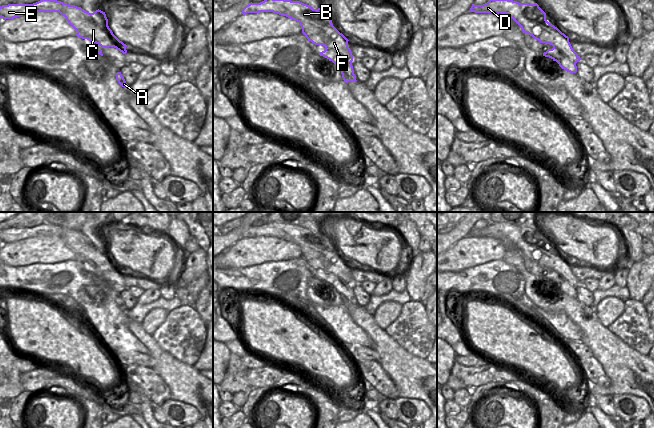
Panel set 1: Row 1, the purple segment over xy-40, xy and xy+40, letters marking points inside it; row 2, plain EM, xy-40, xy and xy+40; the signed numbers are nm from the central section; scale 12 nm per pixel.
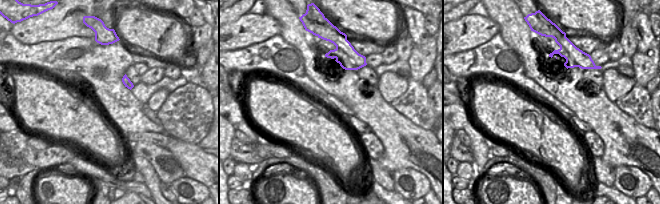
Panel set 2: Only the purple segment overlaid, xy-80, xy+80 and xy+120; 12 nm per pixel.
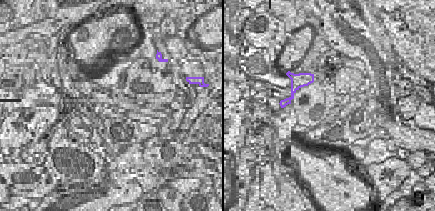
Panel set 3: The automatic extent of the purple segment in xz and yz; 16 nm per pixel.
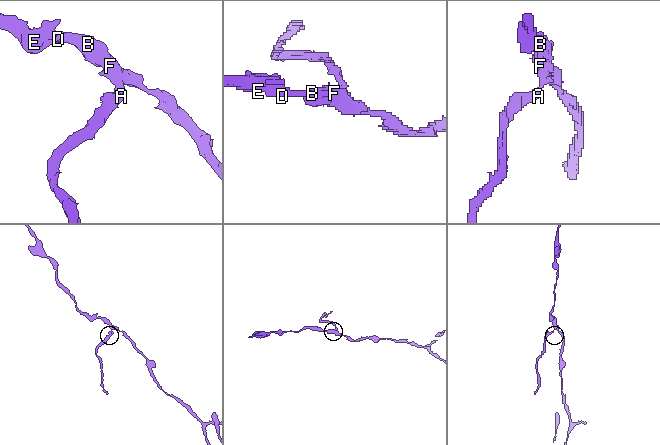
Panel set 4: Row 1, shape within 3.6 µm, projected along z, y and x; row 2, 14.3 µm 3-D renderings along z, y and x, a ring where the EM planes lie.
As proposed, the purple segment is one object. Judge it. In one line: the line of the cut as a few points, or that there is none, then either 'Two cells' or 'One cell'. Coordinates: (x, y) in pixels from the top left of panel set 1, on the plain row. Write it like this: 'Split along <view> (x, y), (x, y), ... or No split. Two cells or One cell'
Split along xy (341, 295), (352, 304). Two cells

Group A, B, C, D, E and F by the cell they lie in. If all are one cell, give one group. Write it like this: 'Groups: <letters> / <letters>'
Groups: A / B C D E F

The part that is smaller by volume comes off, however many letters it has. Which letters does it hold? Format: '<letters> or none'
A

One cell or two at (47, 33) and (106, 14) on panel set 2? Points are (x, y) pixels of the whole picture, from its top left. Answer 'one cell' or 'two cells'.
one cell

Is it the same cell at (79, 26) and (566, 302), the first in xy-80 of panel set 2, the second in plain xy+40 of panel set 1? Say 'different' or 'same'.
different

